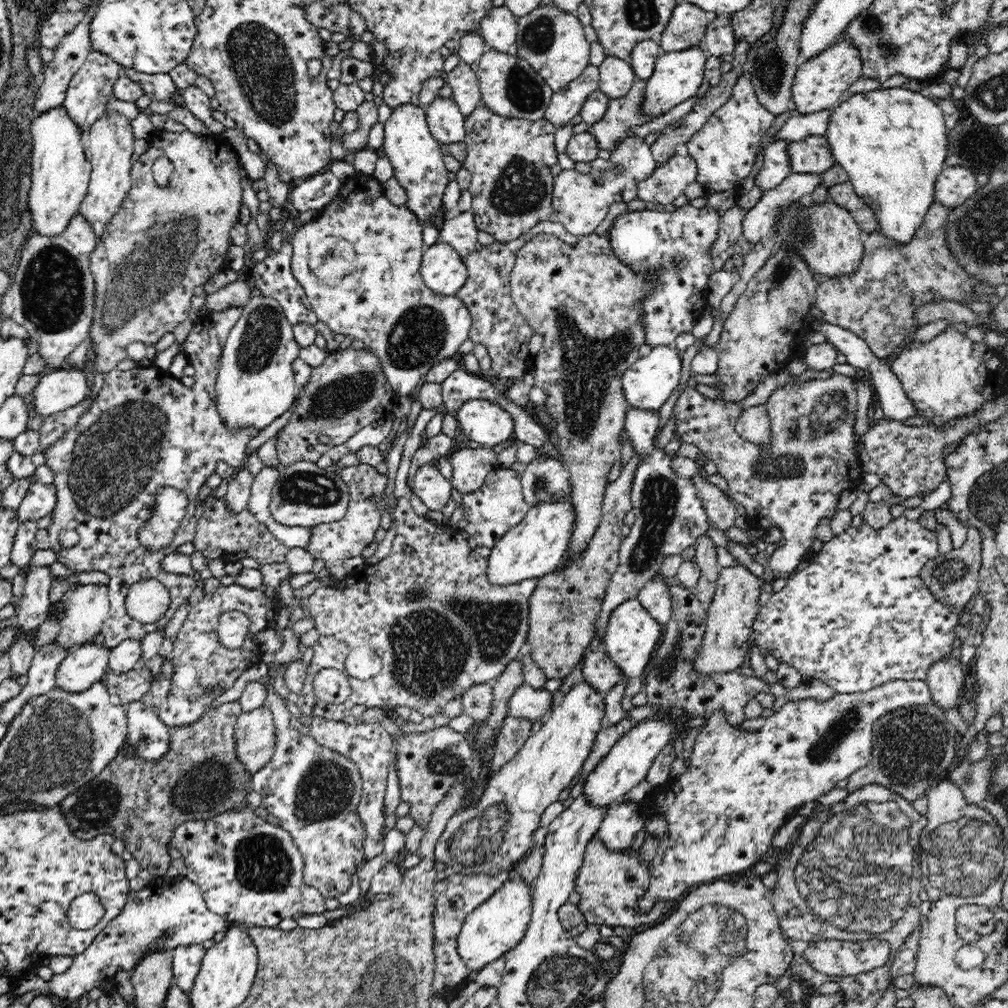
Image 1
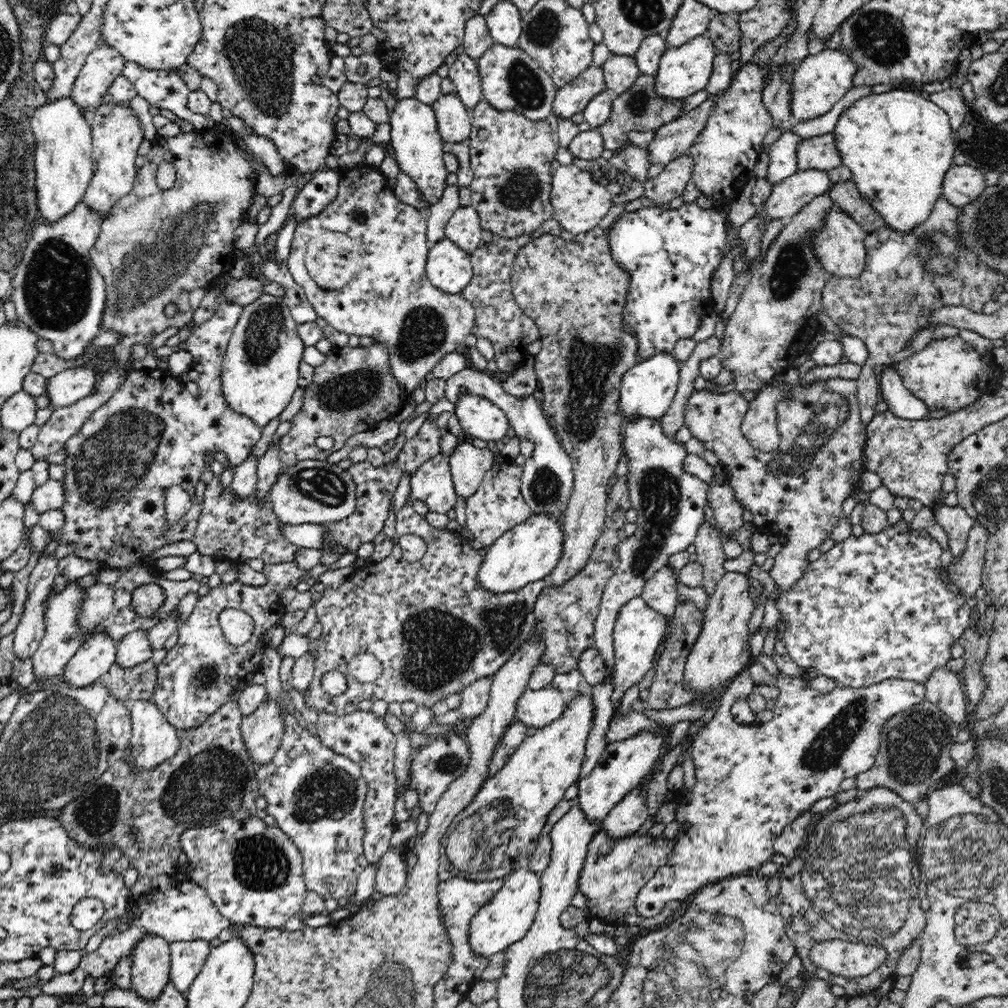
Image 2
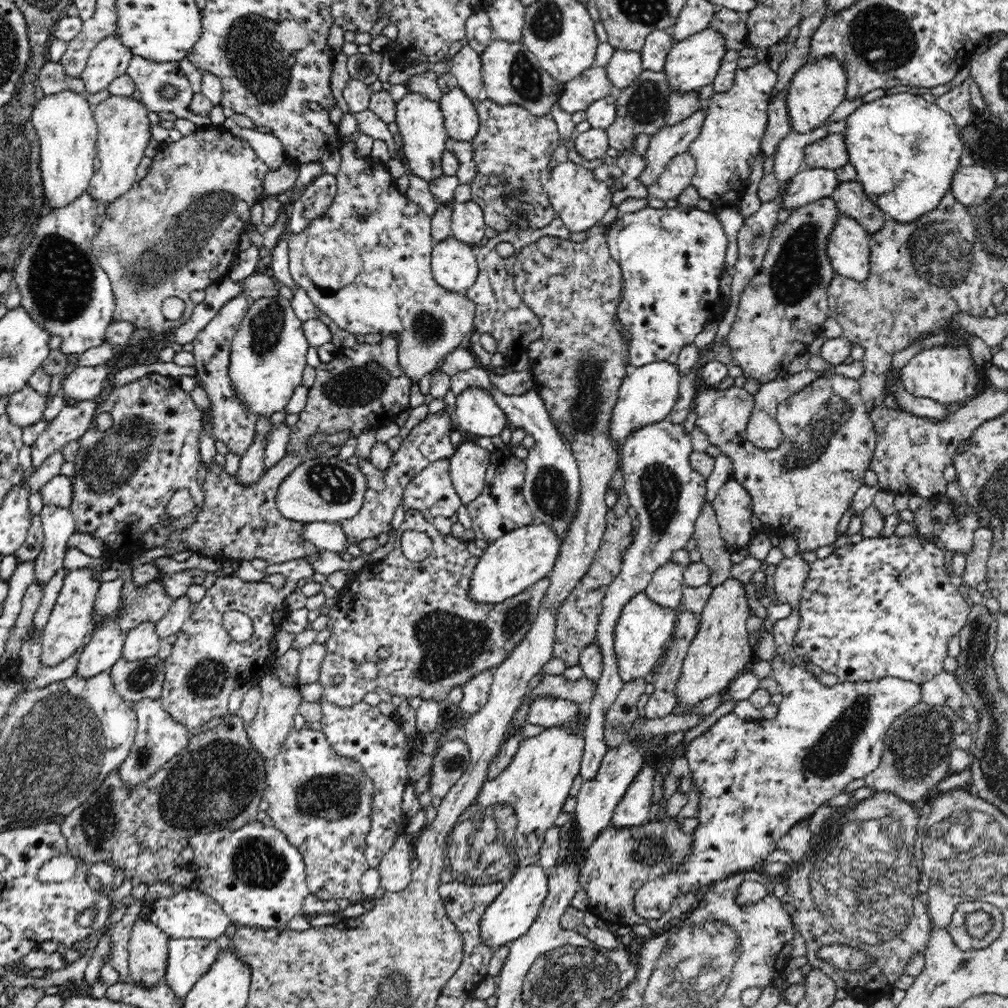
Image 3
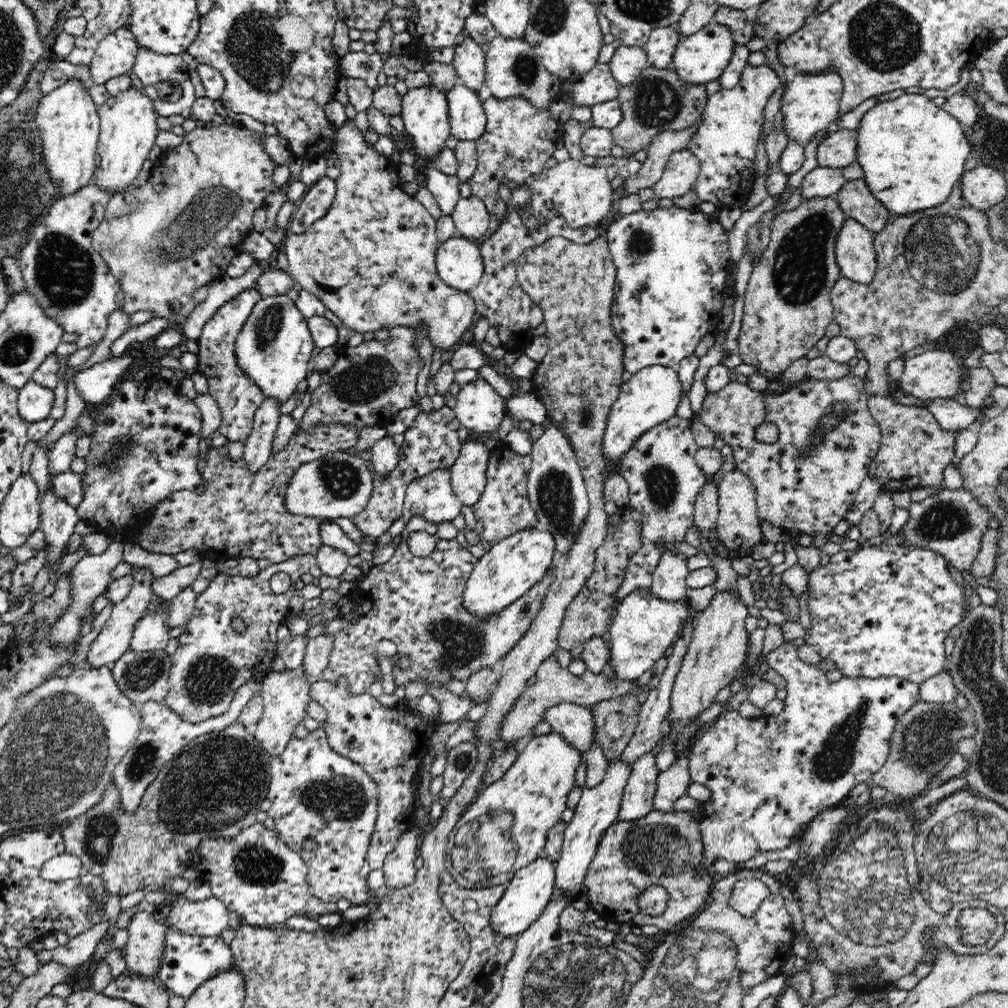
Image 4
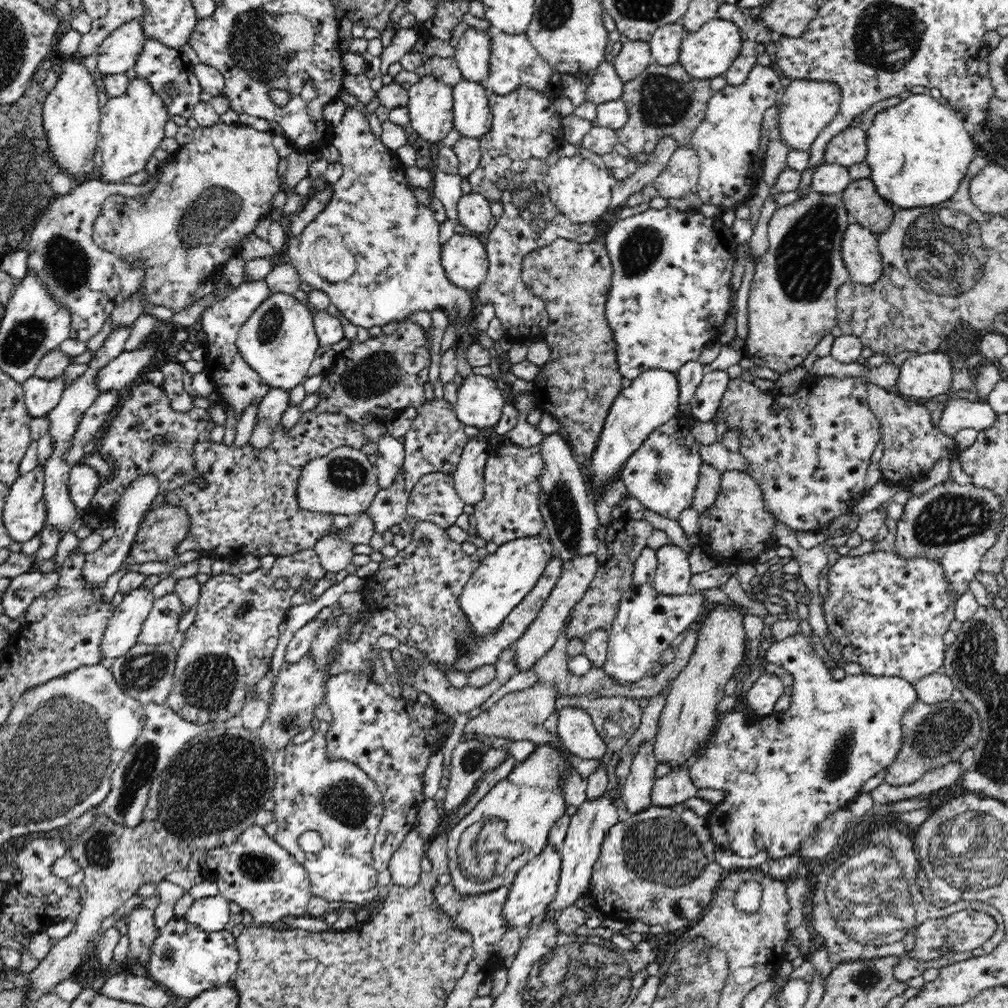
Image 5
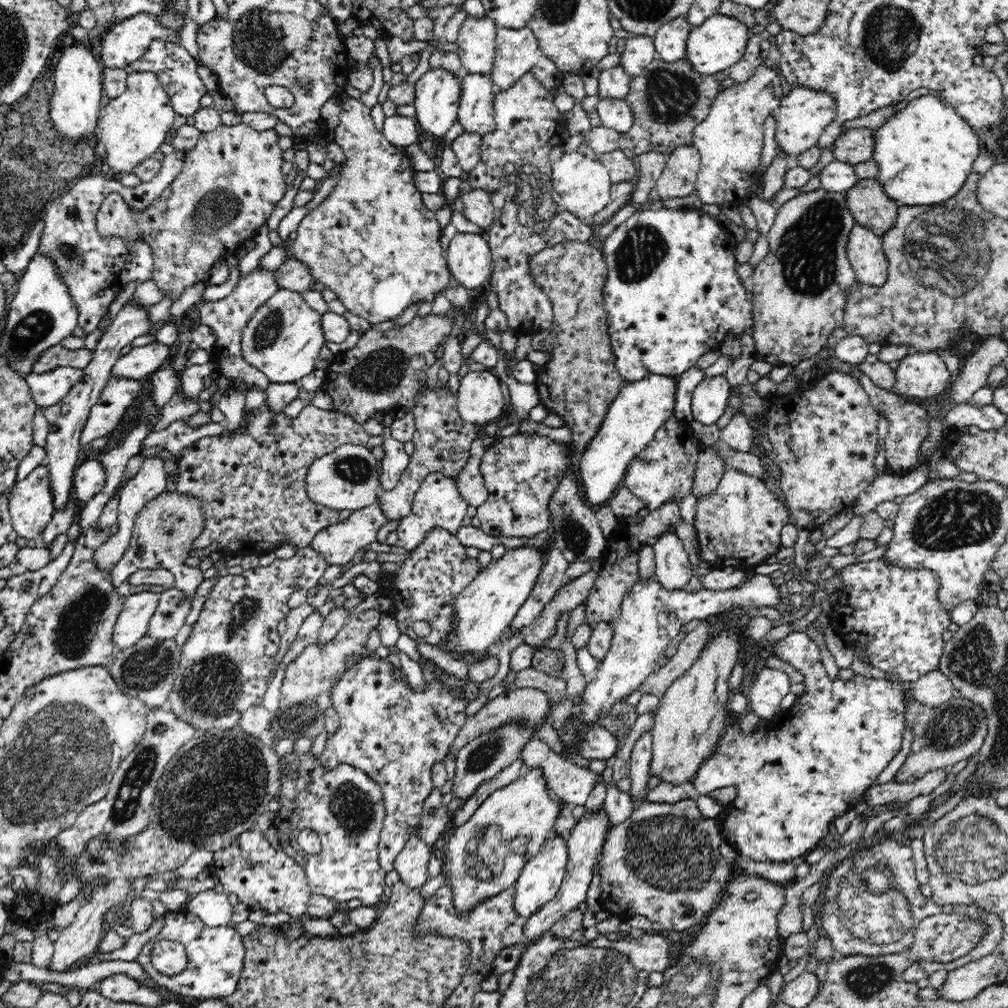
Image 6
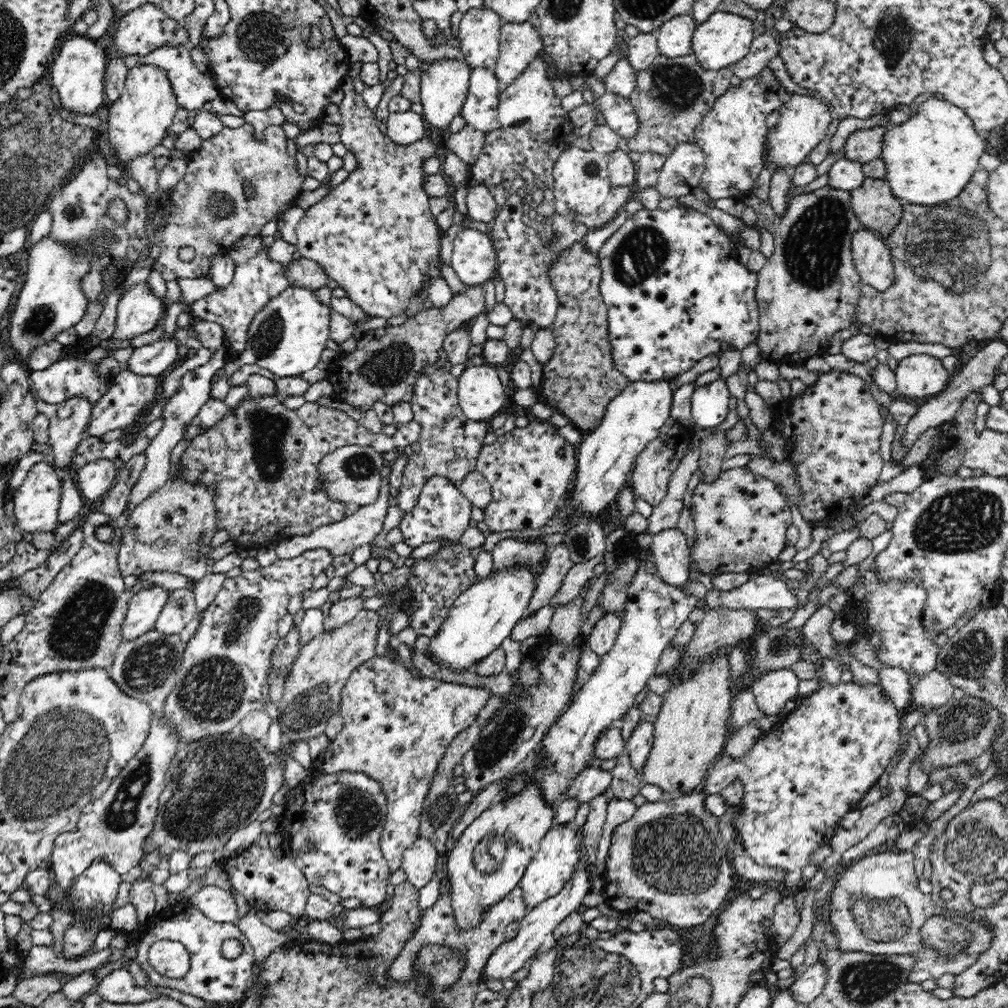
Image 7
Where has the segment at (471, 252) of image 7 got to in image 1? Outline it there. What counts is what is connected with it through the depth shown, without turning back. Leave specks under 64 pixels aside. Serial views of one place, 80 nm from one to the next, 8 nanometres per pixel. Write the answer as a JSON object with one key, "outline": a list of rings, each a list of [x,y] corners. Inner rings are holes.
{"outline":[[[438,241],[425,249],[420,274],[426,286],[436,294],[453,296],[468,280],[468,267],[457,250]]]}

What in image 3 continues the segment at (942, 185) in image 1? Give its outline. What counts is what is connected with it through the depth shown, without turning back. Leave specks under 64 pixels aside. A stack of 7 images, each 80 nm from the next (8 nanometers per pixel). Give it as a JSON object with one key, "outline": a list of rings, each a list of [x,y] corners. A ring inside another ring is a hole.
{"outline":[[[960,165],[952,179],[950,191],[958,202],[971,208],[984,204],[998,187],[992,170],[977,165]]]}

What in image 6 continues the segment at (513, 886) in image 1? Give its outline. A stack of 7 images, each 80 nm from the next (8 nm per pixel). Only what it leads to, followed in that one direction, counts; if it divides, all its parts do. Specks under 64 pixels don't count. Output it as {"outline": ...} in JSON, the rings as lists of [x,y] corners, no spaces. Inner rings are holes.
{"outline":[[[551,833],[550,837],[544,842],[543,848],[539,854],[536,854],[524,866],[520,878],[516,882],[516,913],[520,915],[520,920],[532,916],[546,902],[552,900],[553,896],[558,893],[564,876],[568,872],[568,864],[570,864],[570,847],[568,847],[568,837],[562,837]]]}

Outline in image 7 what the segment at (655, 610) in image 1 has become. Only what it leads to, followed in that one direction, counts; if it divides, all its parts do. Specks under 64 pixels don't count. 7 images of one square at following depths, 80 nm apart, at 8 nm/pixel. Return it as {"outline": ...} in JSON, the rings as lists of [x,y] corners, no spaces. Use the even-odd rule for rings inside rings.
{"outline":[[[674,526],[664,528],[652,535],[653,542],[649,546],[660,578],[668,584],[684,585],[688,580],[691,548],[686,535]]]}

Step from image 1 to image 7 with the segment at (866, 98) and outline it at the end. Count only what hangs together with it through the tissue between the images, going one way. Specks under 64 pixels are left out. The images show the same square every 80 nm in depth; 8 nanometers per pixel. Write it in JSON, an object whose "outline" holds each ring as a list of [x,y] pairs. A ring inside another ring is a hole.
{"outline":[[[930,97],[918,108],[918,112],[904,124],[889,125],[884,135],[882,160],[886,163],[885,179],[892,194],[906,204],[938,205],[956,198],[966,188],[972,175],[979,169],[979,160],[985,152],[987,142],[979,135],[974,121],[959,106],[947,100]]]}

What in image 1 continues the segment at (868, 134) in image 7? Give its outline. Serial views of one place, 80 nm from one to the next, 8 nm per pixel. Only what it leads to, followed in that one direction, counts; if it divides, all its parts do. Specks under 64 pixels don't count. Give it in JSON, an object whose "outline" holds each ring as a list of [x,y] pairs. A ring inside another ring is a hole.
{"outline":[[[826,135],[807,136],[804,140],[788,143],[788,154],[792,173],[821,174],[836,165]]]}

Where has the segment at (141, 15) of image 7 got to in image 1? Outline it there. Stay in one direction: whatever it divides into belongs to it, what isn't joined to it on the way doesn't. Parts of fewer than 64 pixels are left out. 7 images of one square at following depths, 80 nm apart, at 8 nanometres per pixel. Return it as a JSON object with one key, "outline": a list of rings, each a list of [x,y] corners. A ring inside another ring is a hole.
{"outline":[[[92,50],[88,53],[82,68],[78,70],[69,82],[65,101],[63,102],[68,114],[84,132],[88,132],[92,122],[96,122],[98,118],[102,118],[106,114],[105,101],[113,97],[112,86],[122,75],[123,66],[112,60],[107,54],[97,50]]]}

